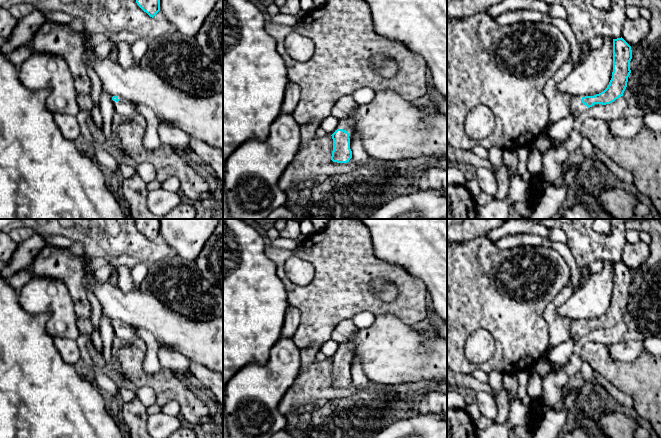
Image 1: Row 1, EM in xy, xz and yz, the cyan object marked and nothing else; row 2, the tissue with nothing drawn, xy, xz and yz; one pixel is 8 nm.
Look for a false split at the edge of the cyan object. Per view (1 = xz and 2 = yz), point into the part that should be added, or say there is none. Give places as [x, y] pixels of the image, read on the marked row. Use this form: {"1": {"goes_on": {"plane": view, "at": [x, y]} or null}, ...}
{"1": {"goes_on": {"plane": "xz", "at": [347, 124]}}, "2": {"goes_on": {"plane": "yz", "at": [577, 107]}}}

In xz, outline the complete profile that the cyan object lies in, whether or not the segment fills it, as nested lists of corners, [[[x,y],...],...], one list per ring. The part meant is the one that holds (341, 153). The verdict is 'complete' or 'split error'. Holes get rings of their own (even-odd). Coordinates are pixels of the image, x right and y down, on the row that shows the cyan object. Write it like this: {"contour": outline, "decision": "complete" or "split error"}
{"contour": [[[350,117],[339,120],[337,130],[331,135],[333,139],[331,160],[333,162],[347,163],[352,158],[350,137],[353,127],[354,121]]], "decision": "split error"}

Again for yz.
{"contour": [[[622,37],[613,39],[613,72],[609,85],[594,96],[572,97],[570,114],[577,118],[595,104],[610,104],[623,96],[631,73],[631,59],[631,46]]], "decision": "split error"}

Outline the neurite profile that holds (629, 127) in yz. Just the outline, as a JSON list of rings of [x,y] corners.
[[[643,116],[621,117],[609,120],[609,128],[613,136],[634,138],[646,125]]]

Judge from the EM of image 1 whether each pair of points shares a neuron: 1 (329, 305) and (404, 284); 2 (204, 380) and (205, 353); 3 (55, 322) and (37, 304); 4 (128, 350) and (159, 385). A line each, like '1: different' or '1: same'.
1: same
2: different
3: same
4: same

